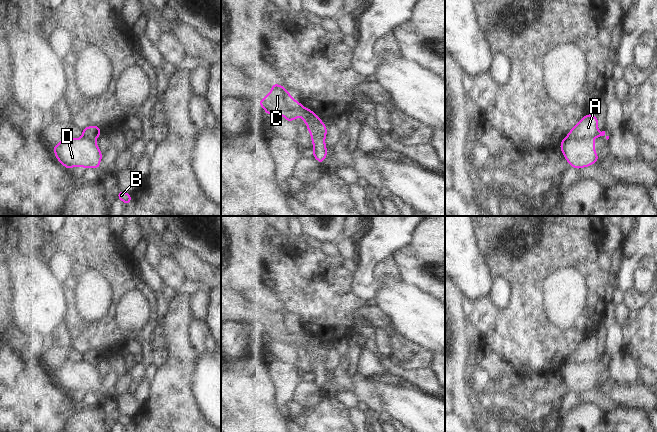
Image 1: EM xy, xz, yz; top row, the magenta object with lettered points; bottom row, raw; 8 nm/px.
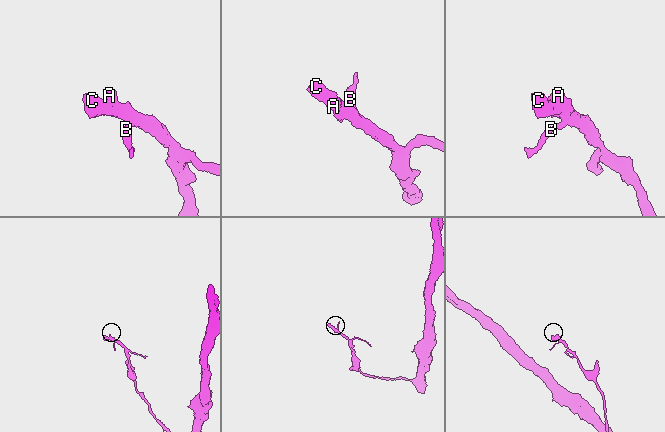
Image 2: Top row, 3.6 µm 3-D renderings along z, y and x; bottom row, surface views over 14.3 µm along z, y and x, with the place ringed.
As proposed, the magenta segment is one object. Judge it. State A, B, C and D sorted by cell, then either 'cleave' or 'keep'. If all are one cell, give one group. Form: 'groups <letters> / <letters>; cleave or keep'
groups A / B C D; cleave

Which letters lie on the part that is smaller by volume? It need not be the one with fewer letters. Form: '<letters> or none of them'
A

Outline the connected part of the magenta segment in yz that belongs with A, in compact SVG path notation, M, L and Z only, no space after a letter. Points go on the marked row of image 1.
M587 114L569 131L567 137L576 139L593 139L602 137L605 135L605 131L600 132L598 126L597 116L593 114Z

